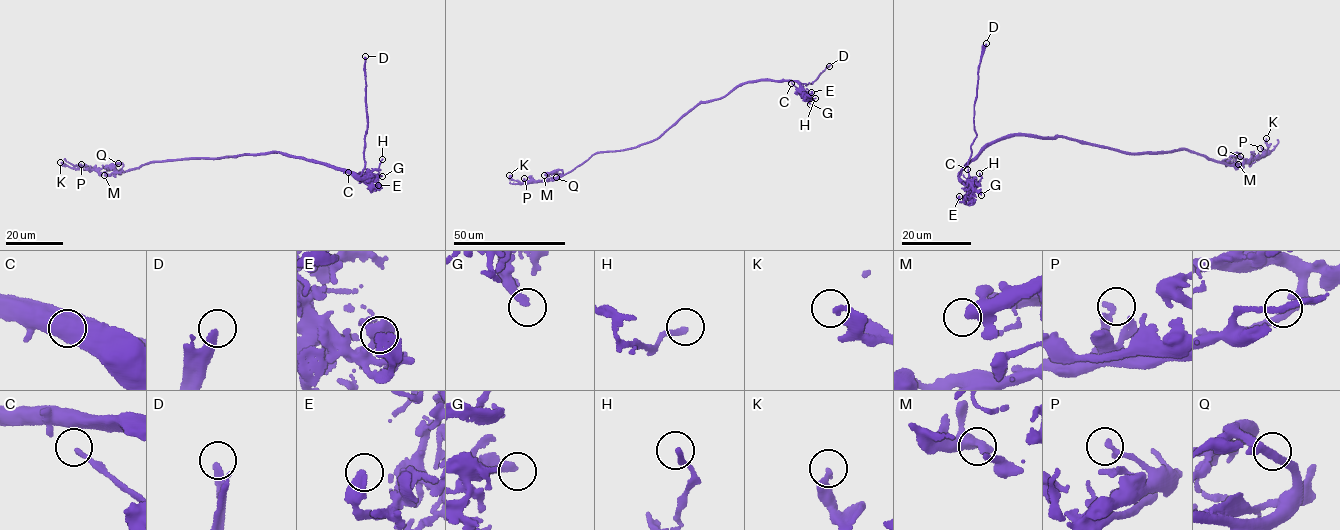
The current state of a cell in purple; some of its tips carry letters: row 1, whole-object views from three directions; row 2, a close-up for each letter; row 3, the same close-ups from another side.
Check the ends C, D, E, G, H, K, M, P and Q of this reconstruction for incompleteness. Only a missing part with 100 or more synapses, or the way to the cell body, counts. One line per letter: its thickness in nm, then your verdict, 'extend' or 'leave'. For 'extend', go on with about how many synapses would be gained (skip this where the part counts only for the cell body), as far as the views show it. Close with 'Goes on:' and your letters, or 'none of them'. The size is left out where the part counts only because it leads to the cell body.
C: 140 nm | leave
D: 240 nm | extend
E: 320 nm | leave
G: 320 nm | leave
H: 220 nm | leave
K: 200 nm | leave
M: 280 nm | leave
P: 280 nm | leave
Q: 280 nm | leave
Goes on: D

